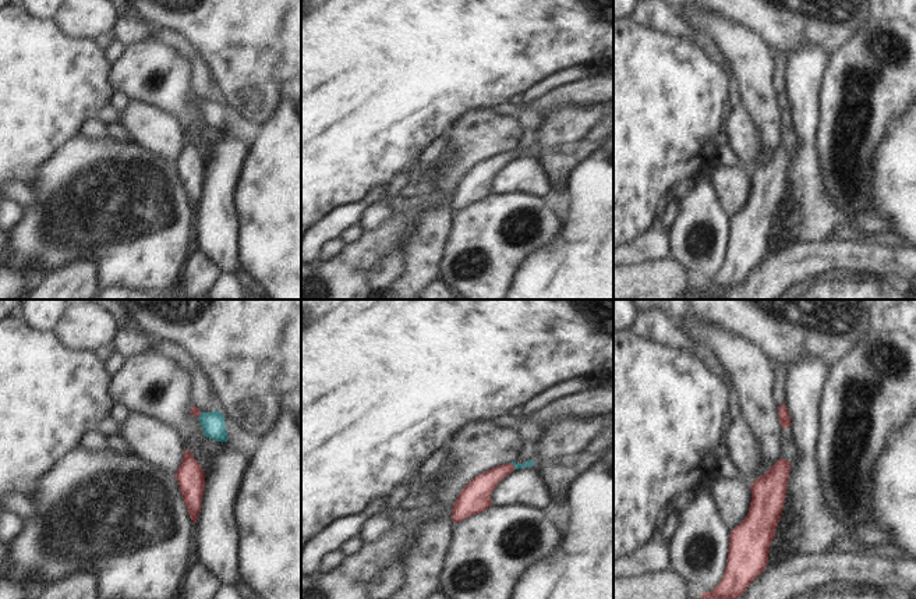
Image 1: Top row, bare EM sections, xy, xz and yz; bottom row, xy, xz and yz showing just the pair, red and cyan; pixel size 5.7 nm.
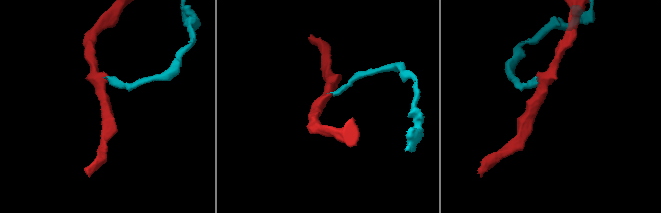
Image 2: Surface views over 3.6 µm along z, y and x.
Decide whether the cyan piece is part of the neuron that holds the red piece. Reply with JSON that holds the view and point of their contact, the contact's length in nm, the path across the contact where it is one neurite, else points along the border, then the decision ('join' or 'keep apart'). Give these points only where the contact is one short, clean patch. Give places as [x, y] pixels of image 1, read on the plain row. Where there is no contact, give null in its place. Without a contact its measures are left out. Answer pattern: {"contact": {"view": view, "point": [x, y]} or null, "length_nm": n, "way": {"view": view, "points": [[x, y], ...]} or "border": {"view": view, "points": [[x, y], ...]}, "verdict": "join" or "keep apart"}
{"contact": {"view": "xz", "point": [513, 153]}, "length_nm": 50, "way": {"view": "xz", "points": [[478, 179], [492, 165], [513, 153], [530, 151]]}, "verdict": "join"}

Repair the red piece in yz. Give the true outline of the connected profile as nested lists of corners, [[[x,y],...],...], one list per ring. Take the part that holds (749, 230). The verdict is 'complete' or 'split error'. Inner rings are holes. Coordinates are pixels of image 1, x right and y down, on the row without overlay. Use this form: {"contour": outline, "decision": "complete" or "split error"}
{"contour": [[[779,146],[750,173],[750,196],[745,208],[731,219],[728,251],[721,270],[711,280],[703,280],[701,287],[685,300],[712,300],[718,290],[742,284],[765,258],[786,185],[789,159],[791,150]]], "decision": "complete"}

